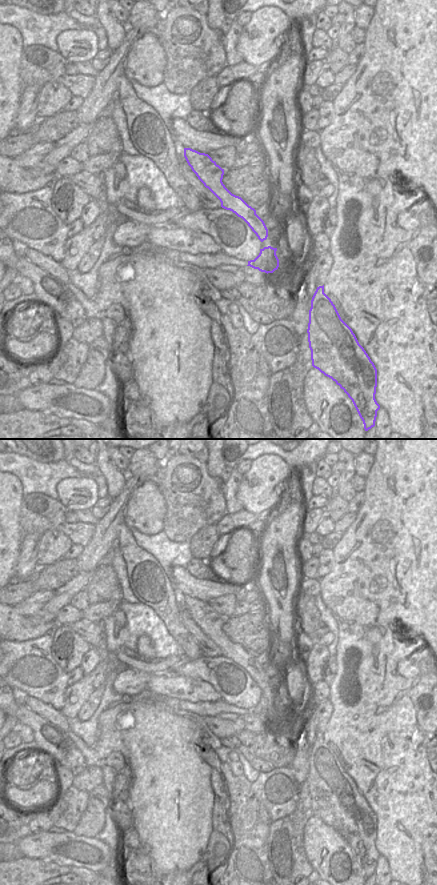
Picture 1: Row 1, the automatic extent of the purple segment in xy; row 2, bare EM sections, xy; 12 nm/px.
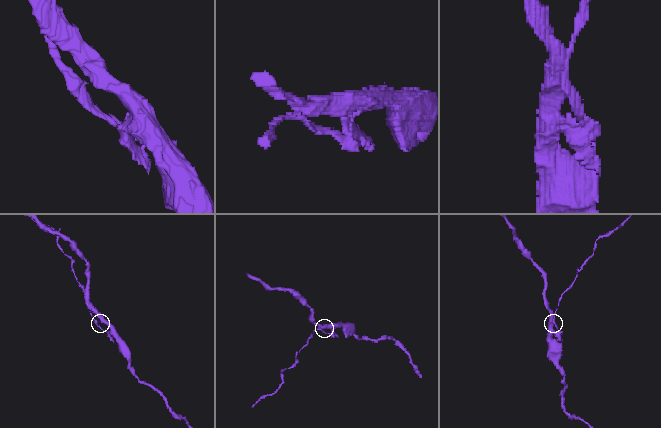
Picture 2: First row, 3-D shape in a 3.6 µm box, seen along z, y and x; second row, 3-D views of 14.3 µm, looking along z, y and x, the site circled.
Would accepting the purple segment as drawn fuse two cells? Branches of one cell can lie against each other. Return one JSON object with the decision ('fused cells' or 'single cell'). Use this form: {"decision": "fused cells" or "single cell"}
{"decision": "fused cells"}

